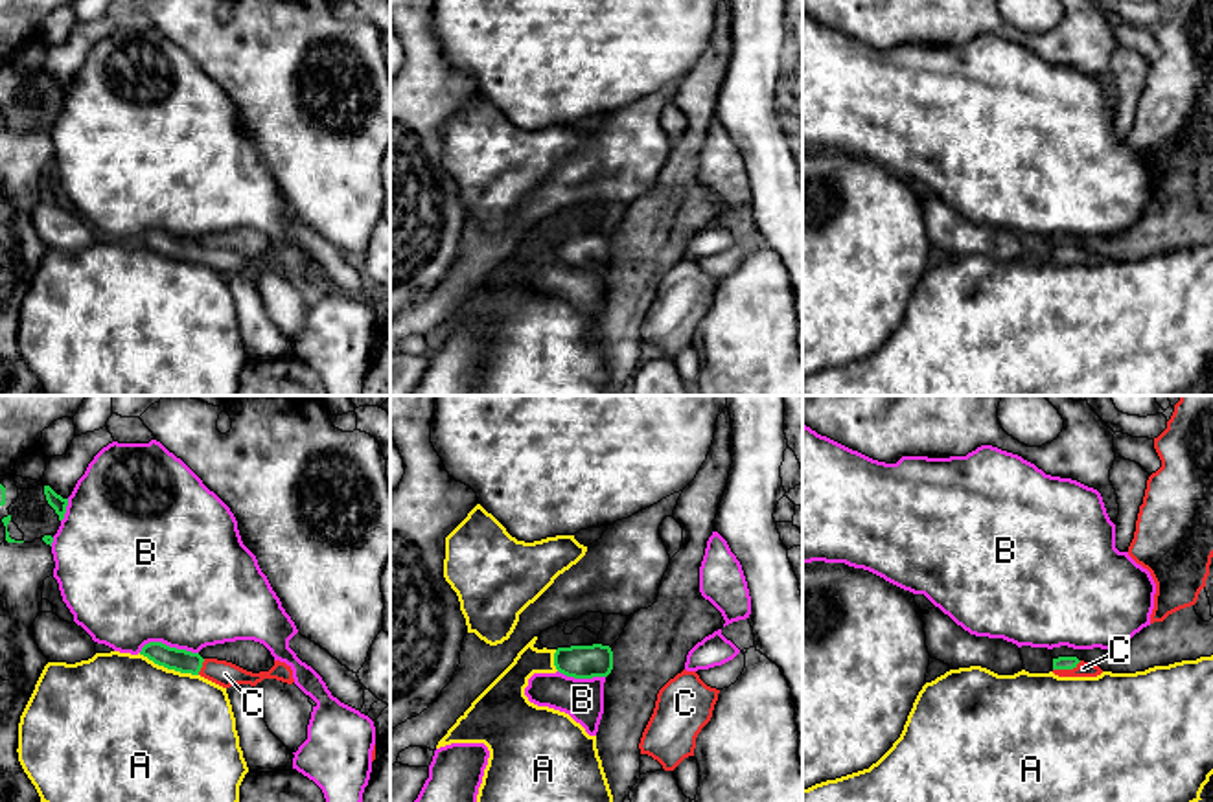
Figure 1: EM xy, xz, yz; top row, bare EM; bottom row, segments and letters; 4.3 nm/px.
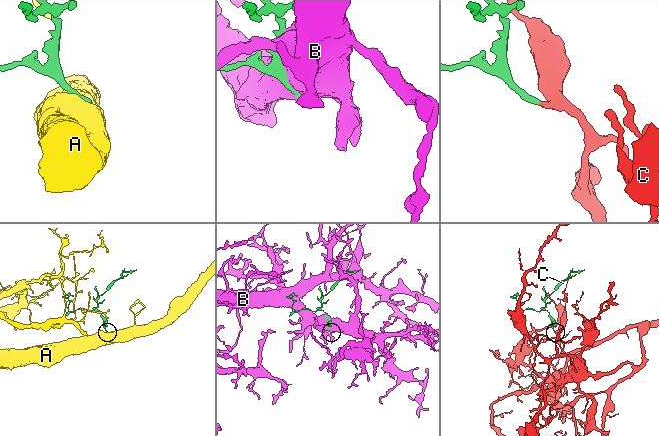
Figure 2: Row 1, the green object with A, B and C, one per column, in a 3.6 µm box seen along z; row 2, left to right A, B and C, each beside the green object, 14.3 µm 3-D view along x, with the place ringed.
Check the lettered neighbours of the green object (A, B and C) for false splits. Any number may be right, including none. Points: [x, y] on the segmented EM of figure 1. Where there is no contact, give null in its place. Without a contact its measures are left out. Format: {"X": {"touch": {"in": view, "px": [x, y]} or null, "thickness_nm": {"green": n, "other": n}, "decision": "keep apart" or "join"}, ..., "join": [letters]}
{"A": {"touch": {"in": "xy", "px": [168, 668]}, "thickness_nm": {"green": 100, "other": 500}, "decision": "keep apart"}, "B": {"touch": {"in": "xy", "px": [168, 646]}, "thickness_nm": {"green": 100, "other": 500}, "decision": "keep apart"}, "C": {"touch": {"in": "yz", "px": [1066, 668]}, "thickness_nm": {"green": 60, "other": 70}, "decision": "join"}, "join": ["C"]}

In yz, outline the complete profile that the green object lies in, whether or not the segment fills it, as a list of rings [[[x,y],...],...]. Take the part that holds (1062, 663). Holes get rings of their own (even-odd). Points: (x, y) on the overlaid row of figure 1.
[[[1077,657],[1053,659],[1053,673],[1058,677],[1097,677],[1103,670]]]

